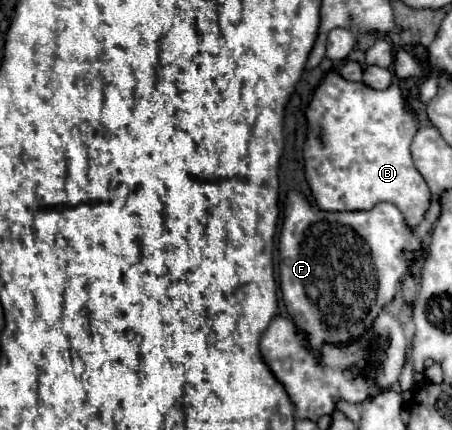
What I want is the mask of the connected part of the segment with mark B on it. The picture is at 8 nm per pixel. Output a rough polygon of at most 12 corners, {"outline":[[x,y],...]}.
{"outline":[[329,71],[305,175],[319,209],[389,201],[409,227],[431,193],[397,83]]}

